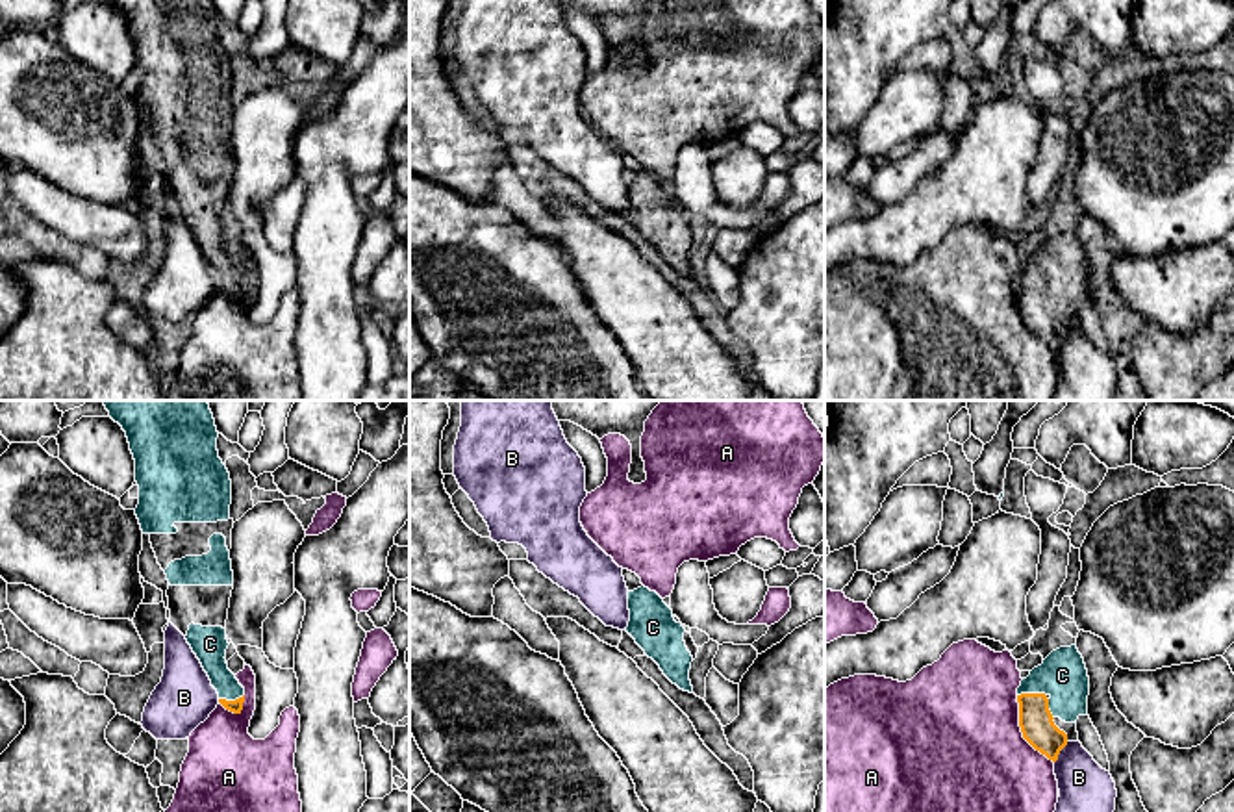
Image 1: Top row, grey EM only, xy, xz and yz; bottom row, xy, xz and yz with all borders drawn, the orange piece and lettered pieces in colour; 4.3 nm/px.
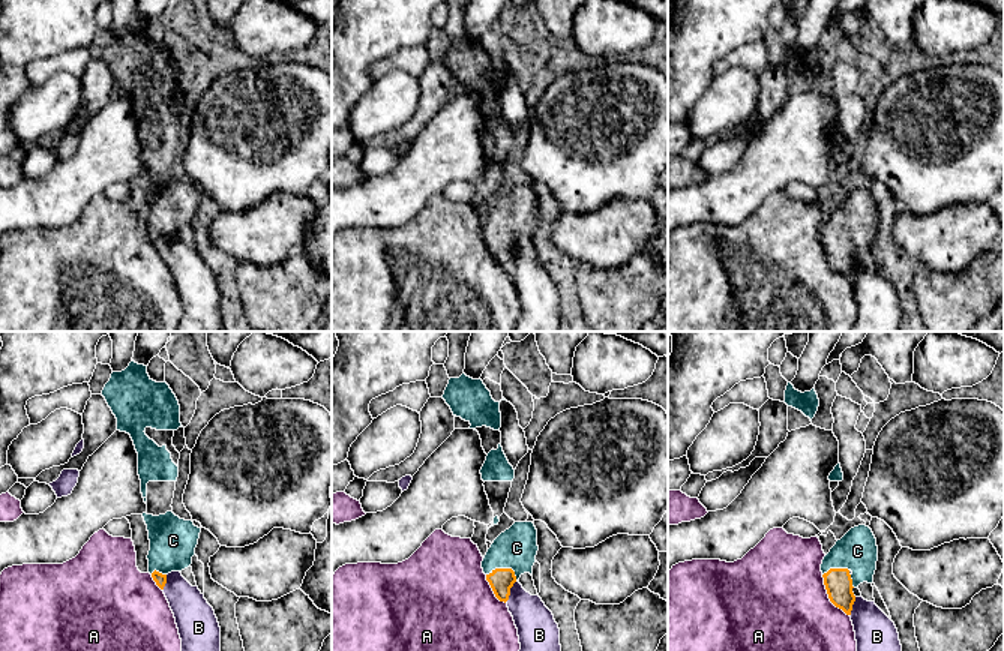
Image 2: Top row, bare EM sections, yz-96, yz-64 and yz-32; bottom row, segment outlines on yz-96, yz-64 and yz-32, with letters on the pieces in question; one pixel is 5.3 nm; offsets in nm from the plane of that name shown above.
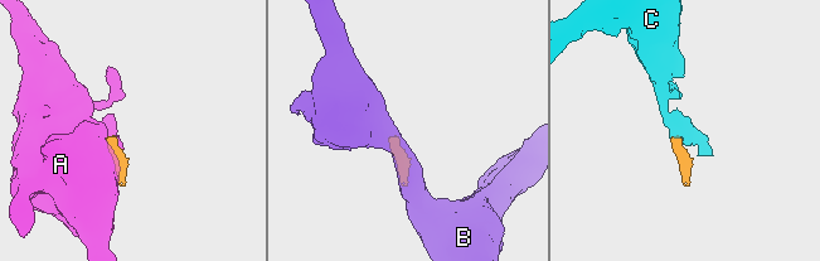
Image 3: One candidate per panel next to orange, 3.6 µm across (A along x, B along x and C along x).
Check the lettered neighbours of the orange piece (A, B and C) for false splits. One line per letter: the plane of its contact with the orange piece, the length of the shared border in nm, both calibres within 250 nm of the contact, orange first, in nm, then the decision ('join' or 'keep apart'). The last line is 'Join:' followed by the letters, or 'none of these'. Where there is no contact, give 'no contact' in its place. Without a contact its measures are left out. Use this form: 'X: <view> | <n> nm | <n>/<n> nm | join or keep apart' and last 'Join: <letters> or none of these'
A: yz | 340 nm | 150/500 nm | keep apart
B: yz | 110 nm | 150/240 nm | keep apart
C: yz | 130 nm | 150/200 nm | join
Join: C

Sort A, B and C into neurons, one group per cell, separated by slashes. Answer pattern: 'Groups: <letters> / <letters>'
Groups: A / B / C

